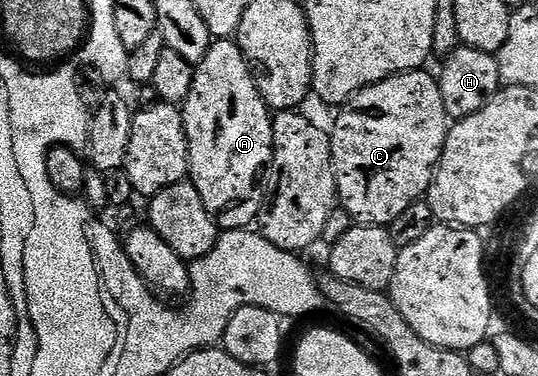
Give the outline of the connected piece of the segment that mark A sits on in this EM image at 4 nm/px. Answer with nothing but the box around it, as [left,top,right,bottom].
[181,39,275,230]

